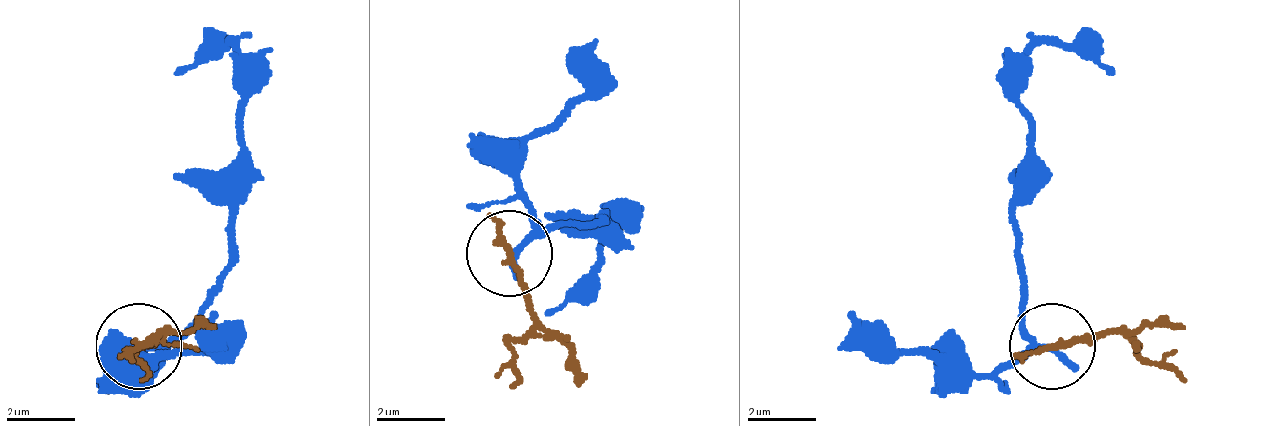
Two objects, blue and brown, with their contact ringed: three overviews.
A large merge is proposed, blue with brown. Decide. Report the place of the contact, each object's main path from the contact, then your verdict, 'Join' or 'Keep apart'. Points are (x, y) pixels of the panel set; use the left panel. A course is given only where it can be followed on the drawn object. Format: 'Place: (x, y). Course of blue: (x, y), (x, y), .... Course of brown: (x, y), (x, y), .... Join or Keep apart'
Place: (138, 346). Course of blue: (141, 348), (193, 322), (227, 262), (245, 64), (227, 47), (202, 47), (176, 73). Course of brown: (141, 348), (159, 330), (141, 382). Keep apart

